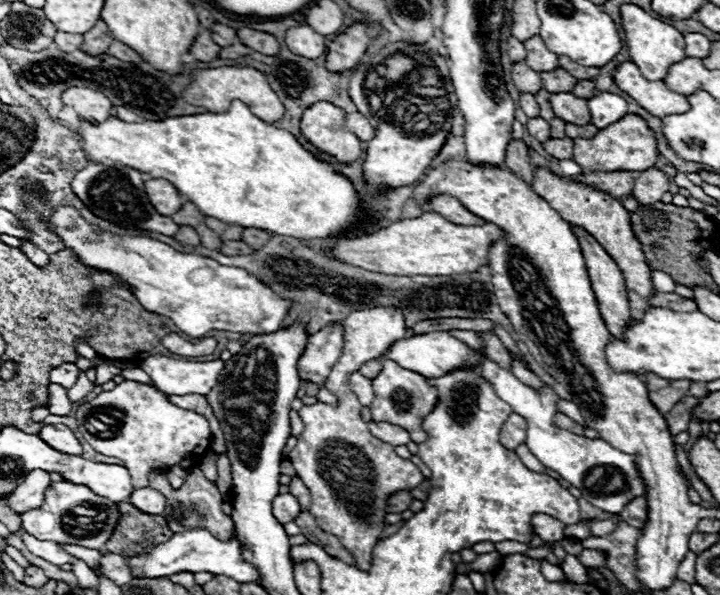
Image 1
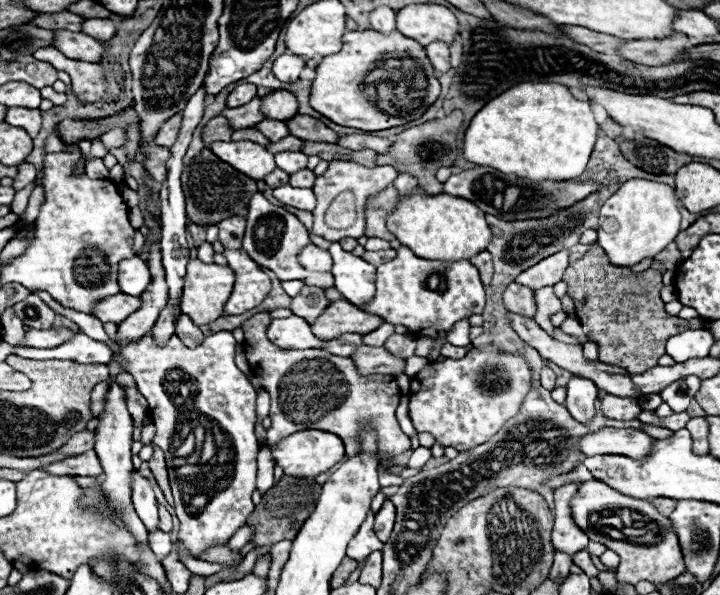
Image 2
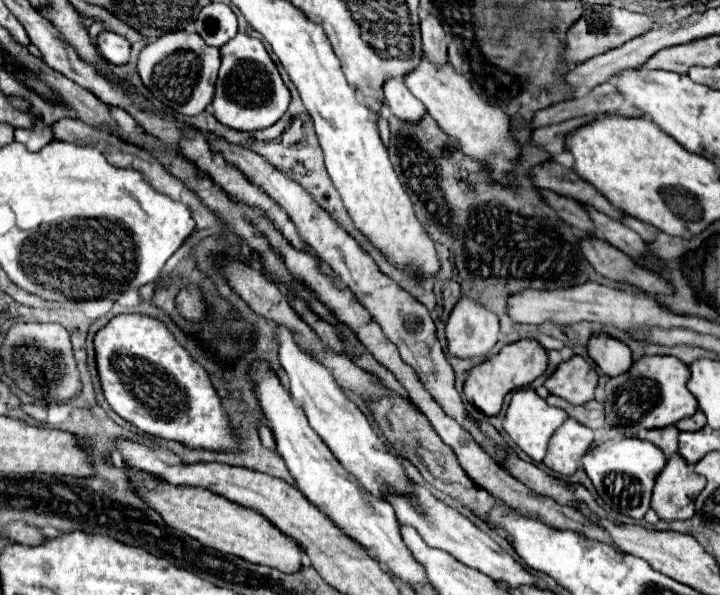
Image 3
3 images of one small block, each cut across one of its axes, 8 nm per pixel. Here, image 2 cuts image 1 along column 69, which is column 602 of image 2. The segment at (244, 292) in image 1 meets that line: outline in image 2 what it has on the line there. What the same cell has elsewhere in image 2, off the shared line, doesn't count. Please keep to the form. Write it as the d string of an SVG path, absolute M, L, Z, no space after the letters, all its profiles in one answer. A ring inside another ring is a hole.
M644 178L626 180L602 206L598 242L616 266L634 266L644 258L654 258L680 232L680 198L676 190L662 182Z

